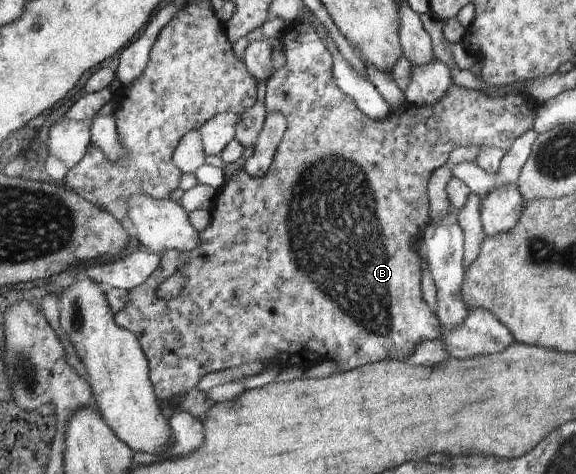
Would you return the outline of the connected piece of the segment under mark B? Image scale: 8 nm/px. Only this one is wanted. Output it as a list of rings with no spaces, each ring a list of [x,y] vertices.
[[[302,20],[286,21],[285,30],[279,36],[284,49],[284,66],[274,70],[267,81],[265,99],[266,116],[270,112],[280,112],[286,118],[286,130],[274,154],[272,166],[263,178],[252,178],[244,169],[238,170],[226,186],[216,195],[210,208],[212,220],[210,226],[200,233],[200,244],[190,252],[188,258],[178,266],[178,272],[184,274],[186,282],[182,292],[174,300],[162,300],[156,292],[170,274],[164,274],[168,266],[168,256],[172,250],[161,254],[160,266],[150,275],[144,284],[129,291],[128,304],[122,312],[114,314],[114,322],[138,337],[142,352],[149,364],[149,376],[152,380],[154,394],[160,402],[178,402],[174,414],[188,412],[194,418],[204,420],[207,412],[214,406],[214,400],[206,397],[206,392],[198,390],[198,382],[205,374],[220,372],[221,370],[248,364],[248,362],[273,363],[282,368],[298,367],[305,371],[314,365],[322,364],[325,360],[338,364],[337,372],[346,372],[350,368],[362,368],[366,364],[378,364],[384,360],[405,361],[414,346],[422,340],[438,340],[440,325],[436,315],[423,300],[421,290],[423,254],[415,251],[412,240],[420,239],[427,228],[429,218],[429,199],[427,185],[432,172],[447,165],[450,154],[459,147],[495,147],[508,152],[523,133],[533,130],[533,123],[537,116],[538,104],[530,102],[526,97],[517,94],[506,94],[492,98],[484,91],[468,90],[452,84],[444,97],[434,105],[416,107],[412,104],[390,105],[384,120],[372,120],[362,113],[350,96],[344,94],[336,85],[332,74],[332,57],[330,52],[312,26],[304,24]]]

